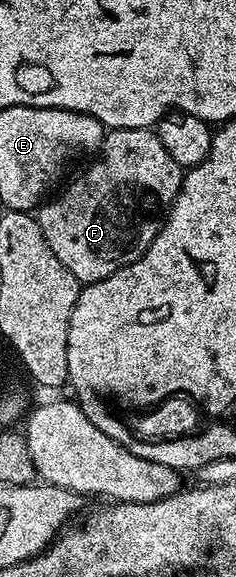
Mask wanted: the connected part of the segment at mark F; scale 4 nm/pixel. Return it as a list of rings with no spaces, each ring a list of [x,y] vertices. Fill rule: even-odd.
[[[152,128],[111,129],[92,162],[61,196],[53,195],[47,202],[41,203],[35,213],[50,250],[54,250],[58,262],[62,262],[62,266],[66,266],[66,270],[70,270],[70,274],[74,274],[81,285],[110,278],[110,274],[138,262],[138,258],[146,254],[150,242],[154,242],[164,225],[164,218],[174,198],[180,193],[185,174],[185,169],[180,168],[174,158],[170,158],[169,151],[162,146]]]

